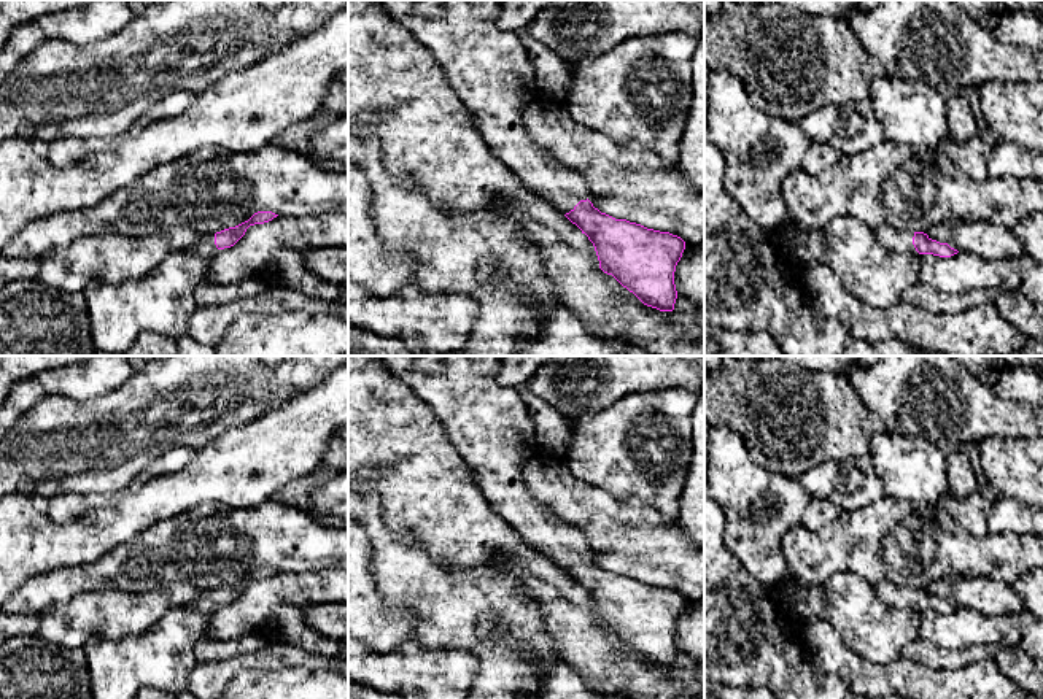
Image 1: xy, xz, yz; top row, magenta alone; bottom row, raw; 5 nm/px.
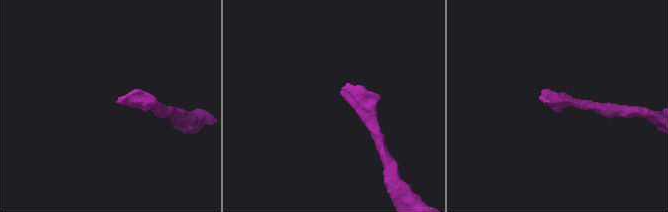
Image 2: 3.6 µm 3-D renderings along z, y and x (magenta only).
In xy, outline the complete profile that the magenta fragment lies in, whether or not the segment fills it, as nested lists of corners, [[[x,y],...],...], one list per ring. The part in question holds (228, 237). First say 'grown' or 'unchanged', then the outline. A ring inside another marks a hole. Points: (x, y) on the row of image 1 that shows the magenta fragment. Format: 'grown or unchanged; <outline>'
grown; [[[258,211],[248,221],[235,227],[229,227],[216,234],[204,234],[199,243],[192,246],[189,251],[210,259],[219,249],[234,246],[245,235],[250,226],[269,222],[277,216],[278,214],[272,211]]]

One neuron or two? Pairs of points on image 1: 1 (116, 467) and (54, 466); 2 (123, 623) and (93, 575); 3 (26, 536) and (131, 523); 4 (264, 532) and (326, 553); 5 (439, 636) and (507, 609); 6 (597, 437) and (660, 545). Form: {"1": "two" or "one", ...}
{"1": "one", "2": "two", "3": "one", "4": "one", "5": "one", "6": "two"}

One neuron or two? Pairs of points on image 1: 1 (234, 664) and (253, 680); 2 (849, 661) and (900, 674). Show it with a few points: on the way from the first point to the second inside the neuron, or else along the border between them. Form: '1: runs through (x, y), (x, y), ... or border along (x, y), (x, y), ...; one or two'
1: border along (279, 669), (242, 669), (229, 682); two
2: runs through (862, 674), (887, 674); one

